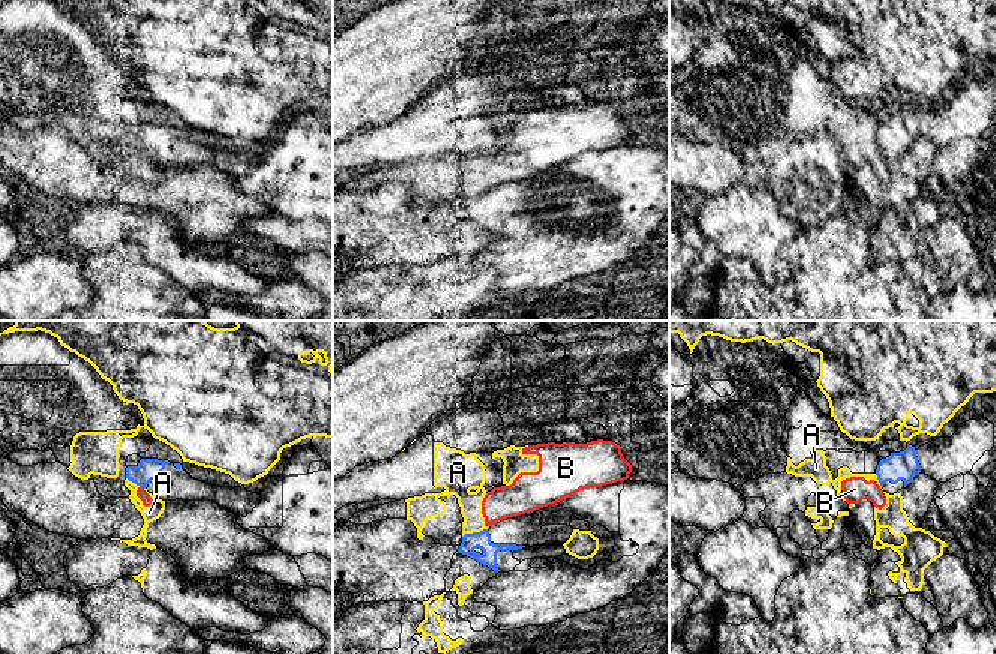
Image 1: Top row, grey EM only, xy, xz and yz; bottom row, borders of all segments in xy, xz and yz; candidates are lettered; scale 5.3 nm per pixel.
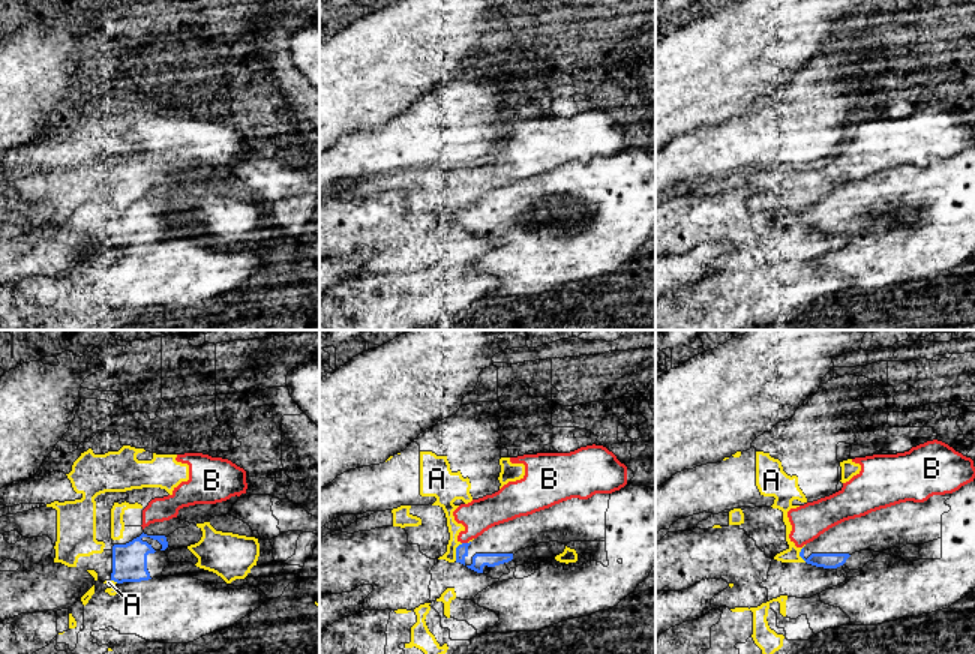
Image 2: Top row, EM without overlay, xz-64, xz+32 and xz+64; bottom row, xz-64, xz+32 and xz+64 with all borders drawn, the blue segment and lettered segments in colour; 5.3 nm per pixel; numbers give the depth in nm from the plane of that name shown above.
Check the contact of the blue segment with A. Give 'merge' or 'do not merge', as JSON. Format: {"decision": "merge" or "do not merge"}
{"decision": "do not merge"}

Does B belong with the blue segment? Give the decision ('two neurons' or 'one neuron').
two neurons

